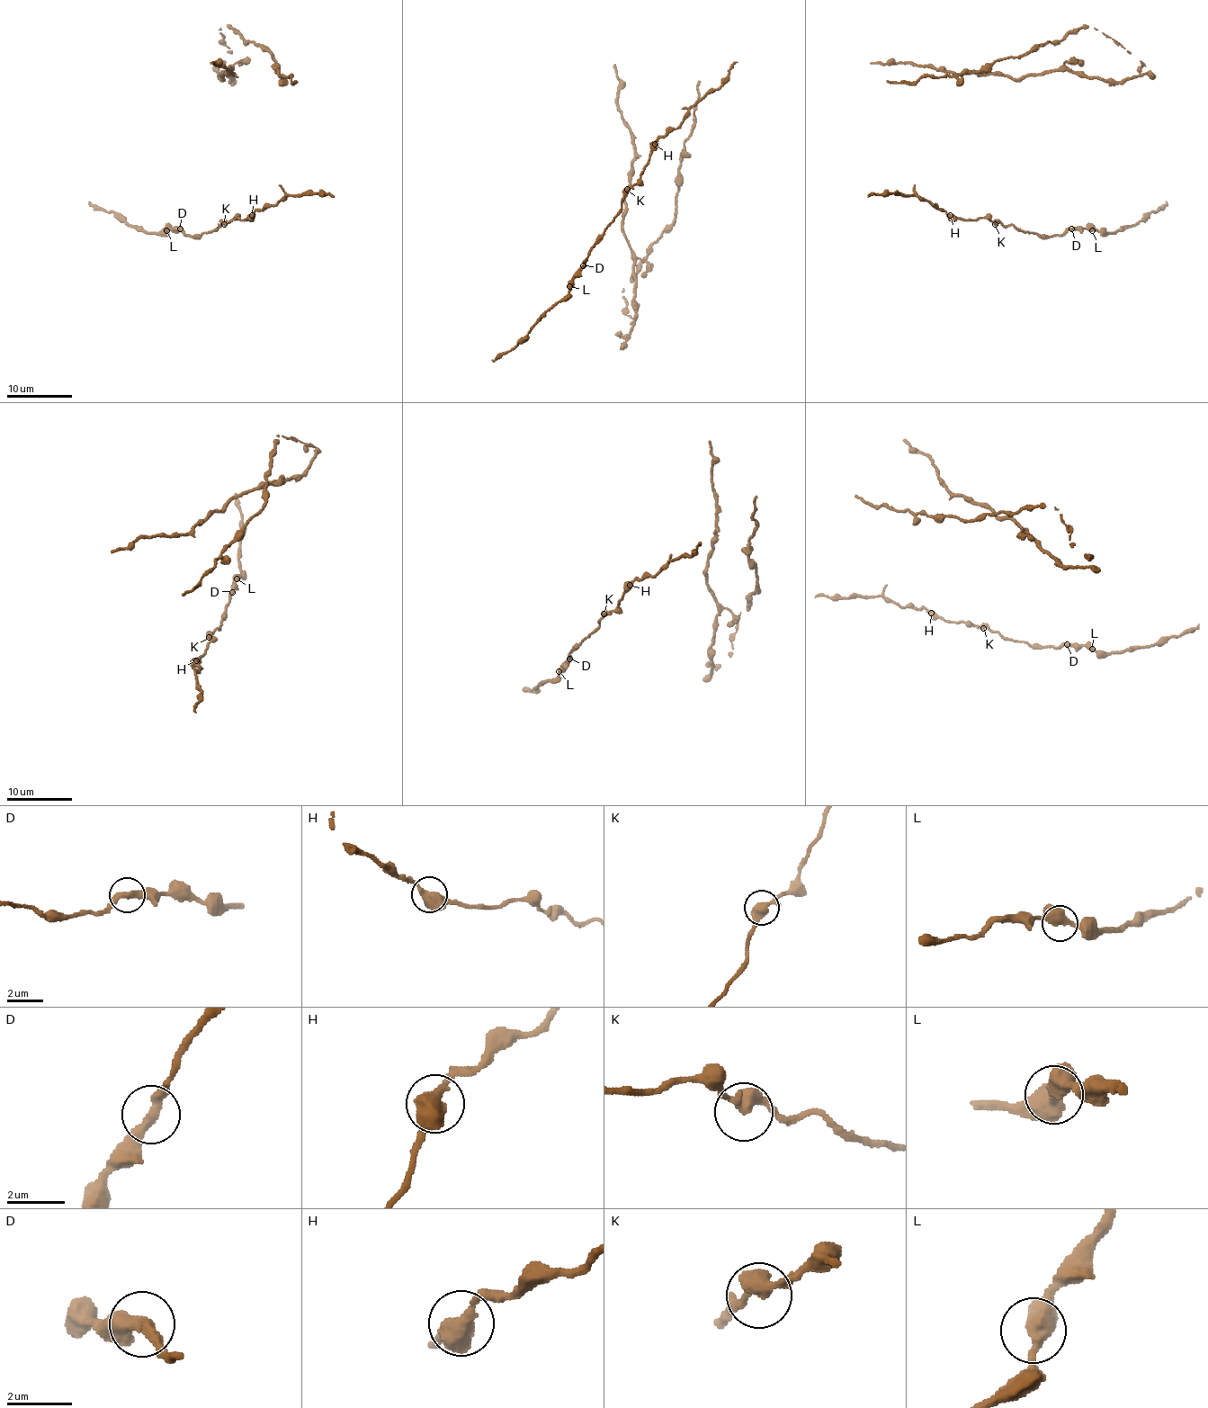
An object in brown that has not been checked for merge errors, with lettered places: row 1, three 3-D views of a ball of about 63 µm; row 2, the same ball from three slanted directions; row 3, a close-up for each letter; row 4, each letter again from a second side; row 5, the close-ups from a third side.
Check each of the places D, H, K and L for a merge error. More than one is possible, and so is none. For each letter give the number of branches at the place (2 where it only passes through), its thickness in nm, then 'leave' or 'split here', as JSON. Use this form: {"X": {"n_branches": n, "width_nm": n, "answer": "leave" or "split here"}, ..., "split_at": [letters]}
{"D": {"n_branches": 2, "width_nm": 360, "answer": "leave"}, "H": {"n_branches": 3, "width_nm": 440, "answer": "leave"}, "K": {"n_branches": 3, "width_nm": 360, "answer": "leave"}, "L": {"n_branches": 3, "width_nm": 400, "answer": "leave"}, "split_at": []}

